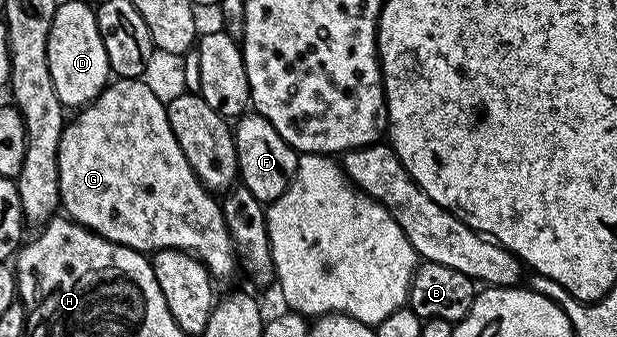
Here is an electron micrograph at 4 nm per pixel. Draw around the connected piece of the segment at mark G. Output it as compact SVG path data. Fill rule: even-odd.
M114 78L106 86L104 91L97 94L97 98L91 103L86 103L84 107L76 112L77 115L68 120L65 125L65 132L59 141L59 193L61 194L61 207L64 214L72 219L74 223L83 225L88 231L93 231L96 235L118 243L124 247L130 247L142 253L152 253L155 251L166 251L175 249L176 251L186 251L188 255L194 255L198 261L209 270L210 276L214 280L220 281L235 271L235 256L233 253L233 242L229 236L229 230L225 224L225 218L221 212L221 205L218 196L209 191L198 179L191 165L184 156L183 149L171 129L171 121L168 120L166 104L161 103L155 97L151 89L145 83L144 78L139 79L119 79Z

